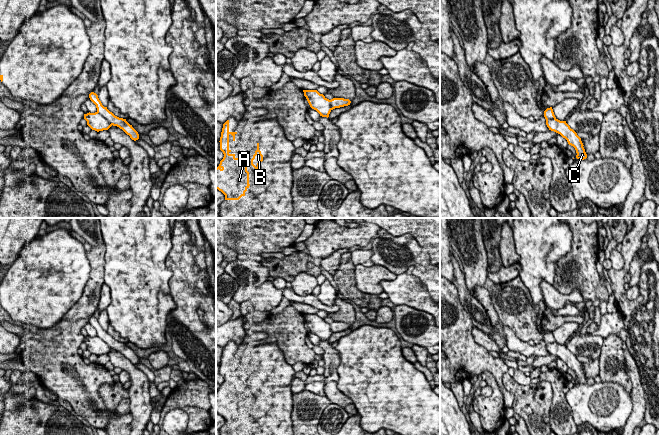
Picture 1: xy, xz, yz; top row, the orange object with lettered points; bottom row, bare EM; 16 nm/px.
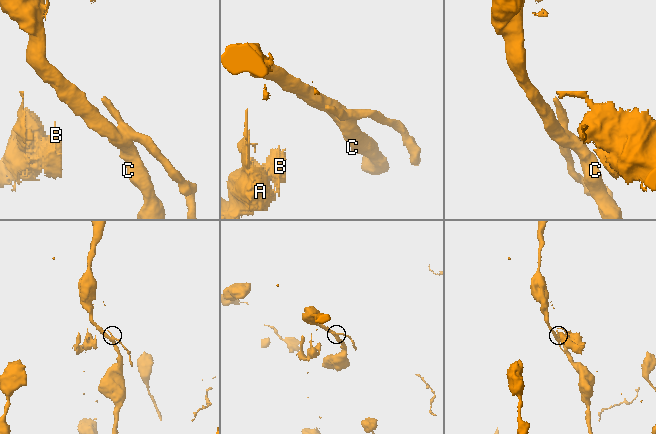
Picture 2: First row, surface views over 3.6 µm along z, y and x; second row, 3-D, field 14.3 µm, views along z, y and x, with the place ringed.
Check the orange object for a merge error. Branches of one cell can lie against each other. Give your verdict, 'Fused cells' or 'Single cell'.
Fused cells

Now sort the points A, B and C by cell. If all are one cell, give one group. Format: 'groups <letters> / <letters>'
groups A B / C

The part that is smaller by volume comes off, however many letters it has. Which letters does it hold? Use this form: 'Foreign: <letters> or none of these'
Foreign: A, B

